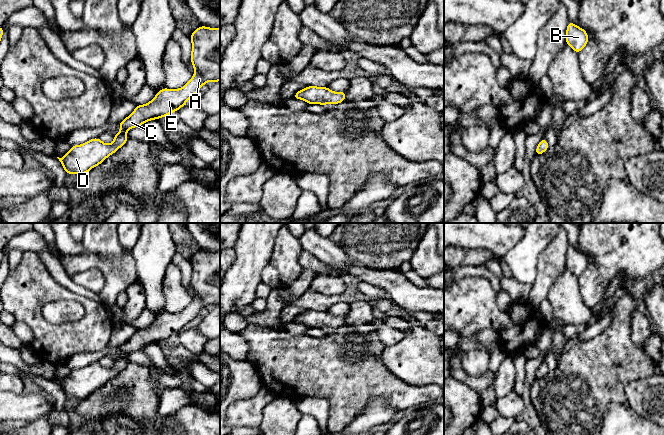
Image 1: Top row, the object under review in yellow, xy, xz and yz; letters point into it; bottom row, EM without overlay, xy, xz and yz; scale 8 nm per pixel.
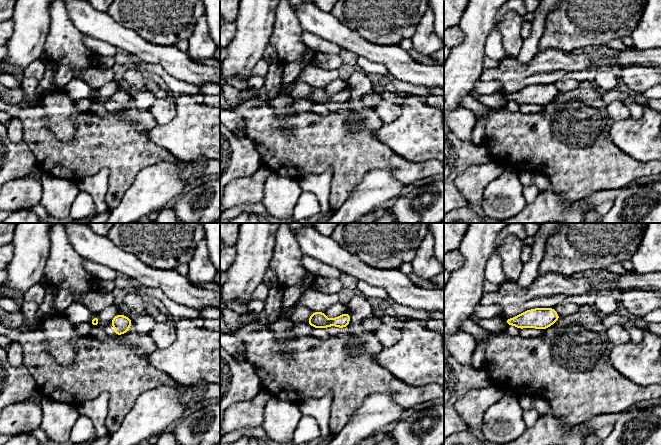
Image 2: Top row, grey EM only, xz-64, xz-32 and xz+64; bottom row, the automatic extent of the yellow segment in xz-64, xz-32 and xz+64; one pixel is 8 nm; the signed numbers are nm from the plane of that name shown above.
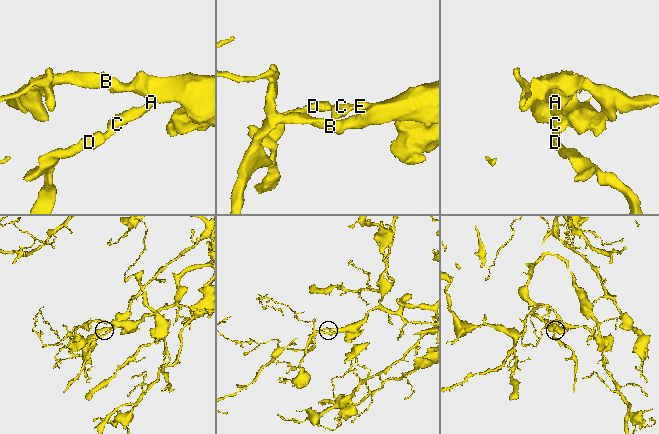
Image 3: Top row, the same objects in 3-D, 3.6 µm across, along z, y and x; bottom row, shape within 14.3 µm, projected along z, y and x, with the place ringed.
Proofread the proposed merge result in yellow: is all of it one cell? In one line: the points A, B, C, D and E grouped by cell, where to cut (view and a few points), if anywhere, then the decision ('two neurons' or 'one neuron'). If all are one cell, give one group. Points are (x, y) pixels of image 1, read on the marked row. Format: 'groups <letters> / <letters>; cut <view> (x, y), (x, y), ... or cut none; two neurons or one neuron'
groups A B C D E; cut none; one neuron

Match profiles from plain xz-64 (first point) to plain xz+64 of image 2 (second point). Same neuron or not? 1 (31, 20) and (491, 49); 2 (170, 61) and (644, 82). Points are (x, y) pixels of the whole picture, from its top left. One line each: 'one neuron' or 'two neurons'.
1: two neurons
2: one neuron

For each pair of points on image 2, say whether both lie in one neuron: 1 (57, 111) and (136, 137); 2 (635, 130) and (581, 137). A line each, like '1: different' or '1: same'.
1: different
2: different

